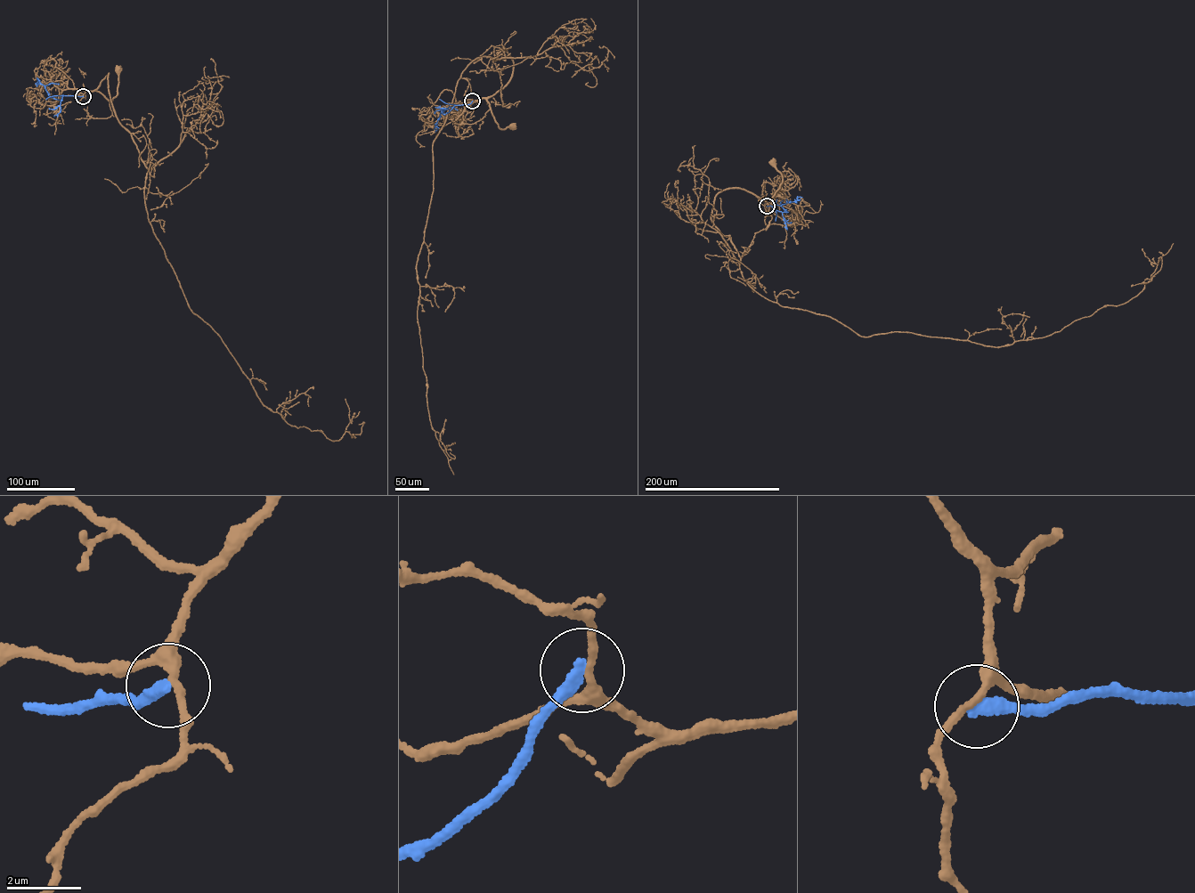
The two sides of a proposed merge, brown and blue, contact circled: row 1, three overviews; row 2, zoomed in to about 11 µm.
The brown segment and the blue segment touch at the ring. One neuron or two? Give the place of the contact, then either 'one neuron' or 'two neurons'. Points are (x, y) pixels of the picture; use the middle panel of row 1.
at (472, 101); two neurons

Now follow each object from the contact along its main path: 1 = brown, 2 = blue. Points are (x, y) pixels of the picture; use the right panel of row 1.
1: (767, 206), (760, 198), (772, 198), (782, 182), (782, 174), (772, 161)
2: (767, 206), (786, 212), (781, 205), (802, 197)

